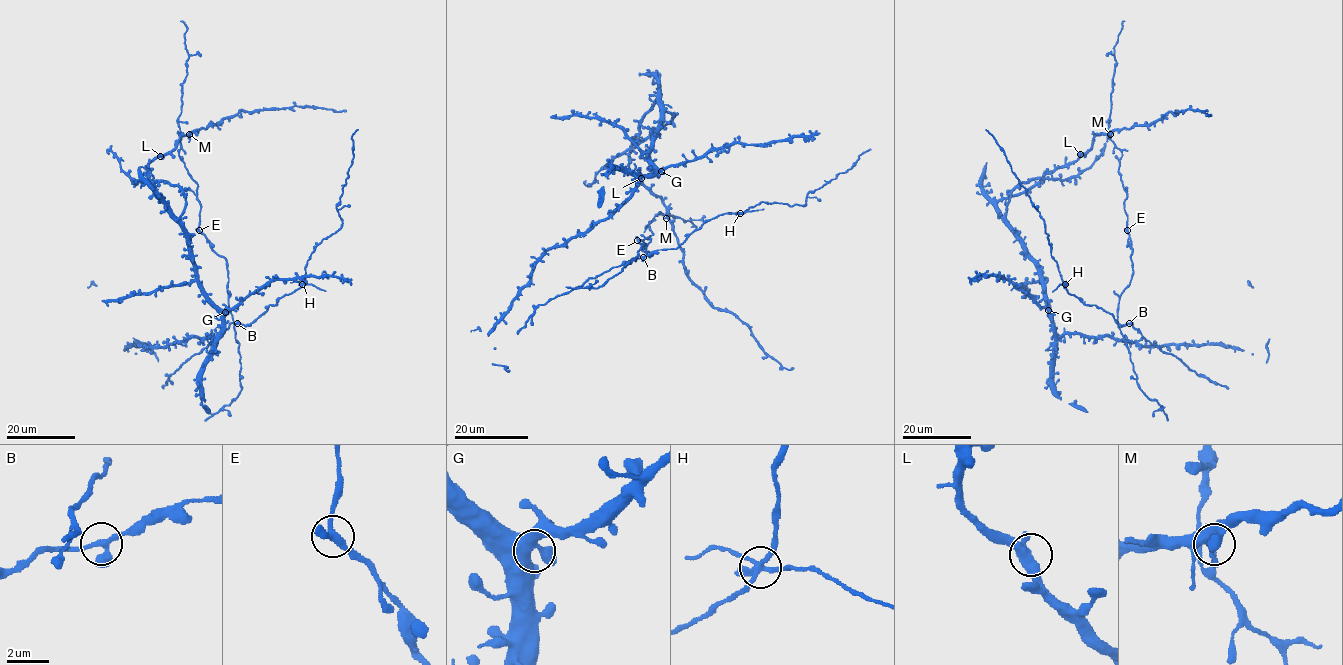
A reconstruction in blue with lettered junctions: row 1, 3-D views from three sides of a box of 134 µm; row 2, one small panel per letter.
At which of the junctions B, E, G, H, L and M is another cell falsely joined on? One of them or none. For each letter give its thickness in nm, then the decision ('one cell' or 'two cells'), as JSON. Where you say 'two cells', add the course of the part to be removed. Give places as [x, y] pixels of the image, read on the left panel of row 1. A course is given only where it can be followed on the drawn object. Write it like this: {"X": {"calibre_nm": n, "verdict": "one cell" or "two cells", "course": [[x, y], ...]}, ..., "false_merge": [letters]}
{"B": {"calibre_nm": 280, "verdict": "one cell"}, "E": {"calibre_nm": 280, "verdict": "one cell"}, "G": {"calibre_nm": 480, "verdict": "one cell"}, "H": {"calibre_nm": 280, "verdict": "two cells", "course": [[303, 284], [313, 284], [325, 291]]}, "L": {"calibre_nm": 380, "verdict": "one cell"}, "M": {"calibre_nm": 400, "verdict": "one cell"}, "false_merge": ["H"]}

